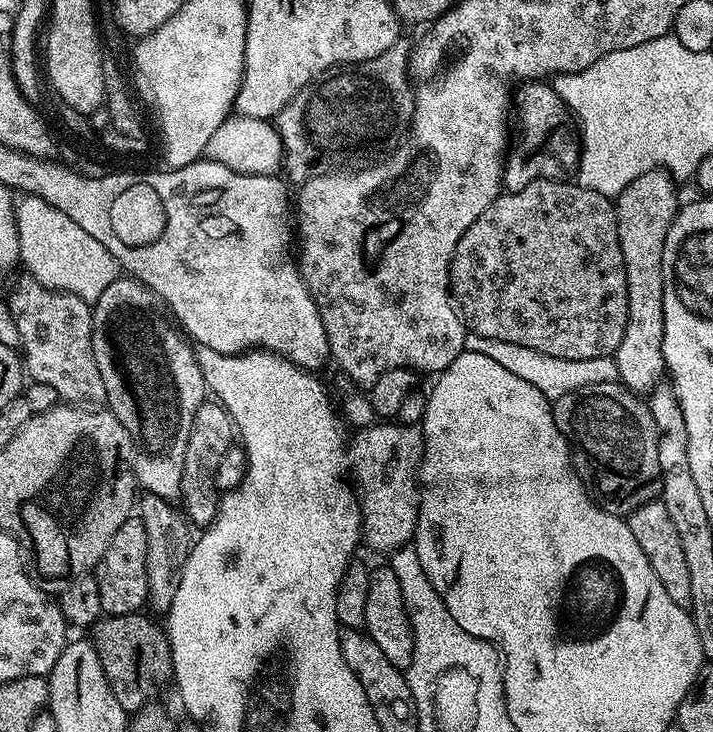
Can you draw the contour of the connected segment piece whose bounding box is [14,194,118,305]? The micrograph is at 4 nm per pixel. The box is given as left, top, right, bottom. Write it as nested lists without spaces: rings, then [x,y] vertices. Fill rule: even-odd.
[[[27,194],[21,195],[15,201],[16,209],[16,233],[20,243],[19,263],[24,264],[23,271],[27,275],[34,277],[42,286],[53,288],[59,292],[69,292],[78,298],[82,298],[86,303],[93,305],[98,298],[102,298],[102,290],[110,286],[110,282],[118,279],[118,265],[110,250],[98,242],[98,238],[93,238],[91,234],[86,234],[78,222],[66,218],[62,210],[54,210],[48,202],[37,196]]]

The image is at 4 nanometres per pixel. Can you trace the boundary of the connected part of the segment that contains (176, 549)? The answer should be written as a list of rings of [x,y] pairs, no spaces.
[[[144,494],[138,500],[138,518],[144,524],[146,530],[146,566],[148,567],[148,604],[156,607],[160,614],[167,613],[168,607],[172,605],[176,581],[180,579],[180,572],[184,568],[184,560],[188,557],[190,547],[190,536],[188,540],[189,521],[185,513],[173,501],[163,500],[161,496]]]

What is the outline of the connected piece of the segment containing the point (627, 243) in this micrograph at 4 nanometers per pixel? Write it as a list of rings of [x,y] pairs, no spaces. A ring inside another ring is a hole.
[[[652,170],[636,178],[614,200],[628,291],[626,334],[622,334],[614,359],[619,383],[633,394],[651,393],[665,371],[662,354],[662,246],[678,211],[675,187],[677,185],[668,173]]]

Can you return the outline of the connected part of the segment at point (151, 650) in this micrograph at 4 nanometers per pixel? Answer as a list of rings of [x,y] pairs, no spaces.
[[[143,611],[122,614],[121,616],[105,615],[96,621],[90,629],[90,639],[102,662],[108,684],[114,698],[123,706],[125,713],[135,714],[140,708],[157,699],[160,687],[173,679],[172,647],[168,645],[165,629],[160,628],[144,616]]]

